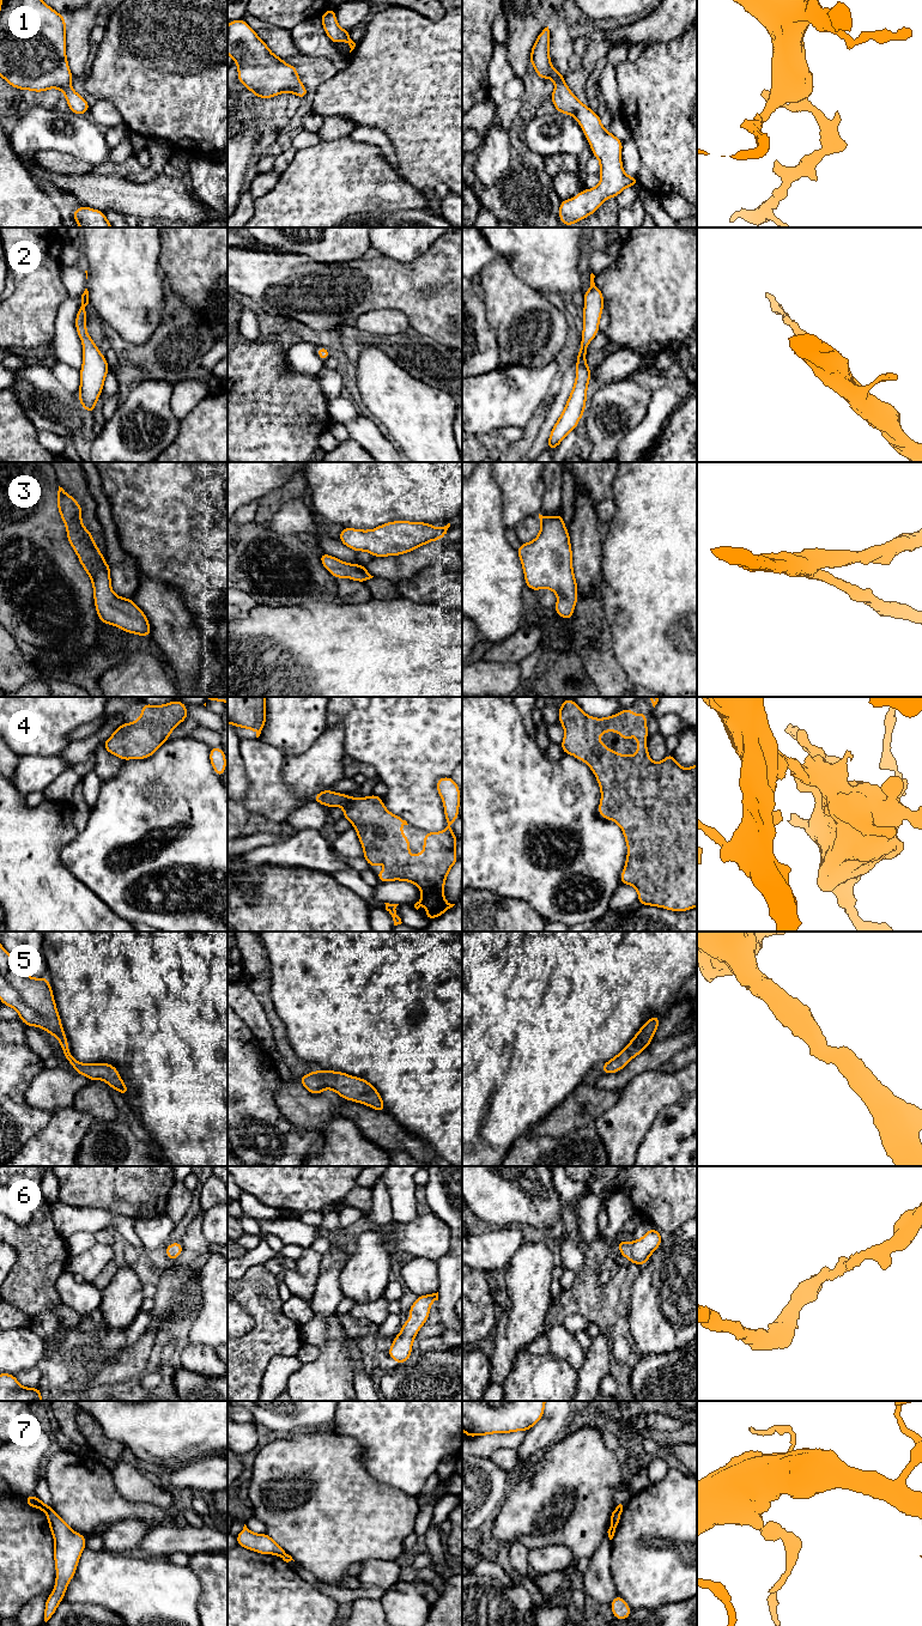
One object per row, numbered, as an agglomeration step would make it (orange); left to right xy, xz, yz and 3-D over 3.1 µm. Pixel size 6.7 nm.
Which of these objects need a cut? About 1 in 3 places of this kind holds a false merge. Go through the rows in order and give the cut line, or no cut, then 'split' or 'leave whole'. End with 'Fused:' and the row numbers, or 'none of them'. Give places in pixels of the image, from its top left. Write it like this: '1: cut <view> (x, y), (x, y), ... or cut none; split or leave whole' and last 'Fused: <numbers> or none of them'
1: cut none; leave whole
2: cut none; leave whole
3: cut none; leave whole
4: cut none; leave whole
5: cut none; leave whole
6: cut none; leave whole
7: cut xy (48, 1506), (46, 1512); split
Fused: 7

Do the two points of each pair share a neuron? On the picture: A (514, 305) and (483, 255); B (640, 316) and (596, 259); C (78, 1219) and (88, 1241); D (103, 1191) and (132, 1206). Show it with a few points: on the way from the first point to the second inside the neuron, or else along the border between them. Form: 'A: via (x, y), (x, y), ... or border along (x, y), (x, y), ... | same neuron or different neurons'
A: border along (498, 255), (479, 274) | different neurons
B: border along (616, 258), (612, 265), (601, 270), (595, 275) | different neurons
C: border along (92, 1232), (76, 1232), (65, 1241) | different neurons
D: via (110, 1191), (117, 1191), (125, 1199) | same neuron

